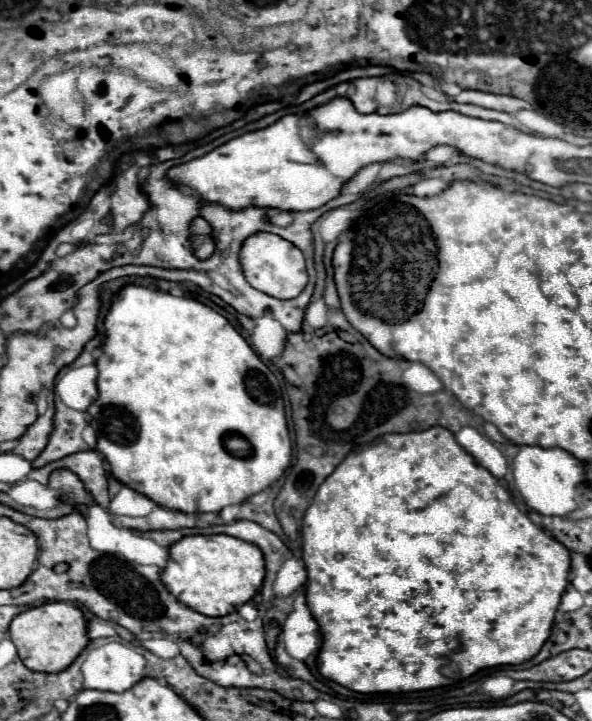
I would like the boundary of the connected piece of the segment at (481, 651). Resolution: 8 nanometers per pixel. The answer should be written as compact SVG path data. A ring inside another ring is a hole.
M430 427L426 431L390 433L378 437L374 443L356 447L346 459L326 477L318 487L312 505L302 517L302 561L306 563L306 605L312 611L320 633L322 647L318 653L318 671L356 693L410 693L454 685L468 679L480 669L498 665L520 665L532 659L544 641L550 637L554 613L560 597L568 587L570 553L550 537L542 527L536 527L510 499L510 493L500 481L486 471L476 459L466 453L444 427Z

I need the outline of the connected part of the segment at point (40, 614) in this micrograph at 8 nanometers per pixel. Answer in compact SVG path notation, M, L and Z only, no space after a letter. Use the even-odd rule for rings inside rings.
M44 603L16 615L10 623L10 639L18 649L18 657L30 671L60 673L64 671L88 645L86 619L82 611L72 603Z

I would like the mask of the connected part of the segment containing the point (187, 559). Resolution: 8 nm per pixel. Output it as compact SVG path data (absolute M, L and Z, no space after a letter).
M188 535L176 541L168 549L168 555L170 559L160 573L162 583L178 601L202 615L222 617L226 613L234 613L262 587L262 551L242 539L230 535Z

